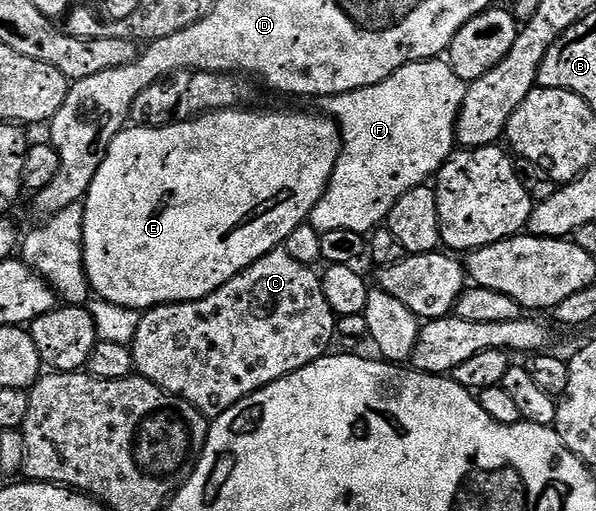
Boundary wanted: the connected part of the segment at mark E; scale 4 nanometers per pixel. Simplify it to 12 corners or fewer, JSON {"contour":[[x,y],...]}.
{"contour":[[205,112],[110,142],[99,299],[218,290],[311,217],[335,119]]}

